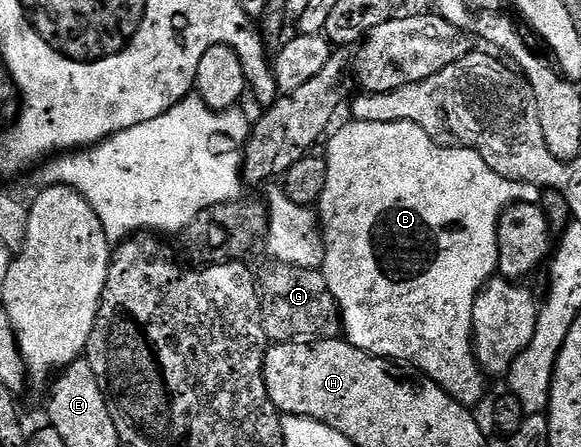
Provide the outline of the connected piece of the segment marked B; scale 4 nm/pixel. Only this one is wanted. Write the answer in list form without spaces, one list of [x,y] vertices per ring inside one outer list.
[[[351,121],[339,130],[336,128],[330,134],[331,142],[325,146],[327,154],[327,166],[329,175],[325,183],[325,191],[321,195],[317,212],[319,221],[323,224],[323,245],[319,245],[319,221],[314,217],[314,212],[305,211],[302,205],[283,203],[279,213],[271,213],[271,235],[269,249],[273,254],[279,253],[278,260],[283,263],[301,263],[306,269],[319,269],[327,281],[331,282],[331,290],[335,296],[335,302],[339,304],[341,329],[345,339],[361,351],[373,354],[374,357],[386,357],[400,363],[410,363],[422,373],[444,389],[449,396],[457,399],[462,405],[475,407],[475,404],[483,397],[483,380],[485,374],[479,368],[479,362],[475,360],[473,348],[473,334],[471,332],[471,312],[473,303],[477,299],[481,283],[486,283],[496,276],[499,263],[499,244],[497,243],[497,229],[499,227],[499,215],[508,205],[516,203],[536,204],[540,200],[541,190],[538,185],[530,185],[524,181],[510,181],[497,171],[493,171],[481,159],[481,155],[472,149],[452,147],[447,143],[440,143],[436,138],[429,136],[421,127],[417,127],[408,121],[397,123],[361,123]]]

